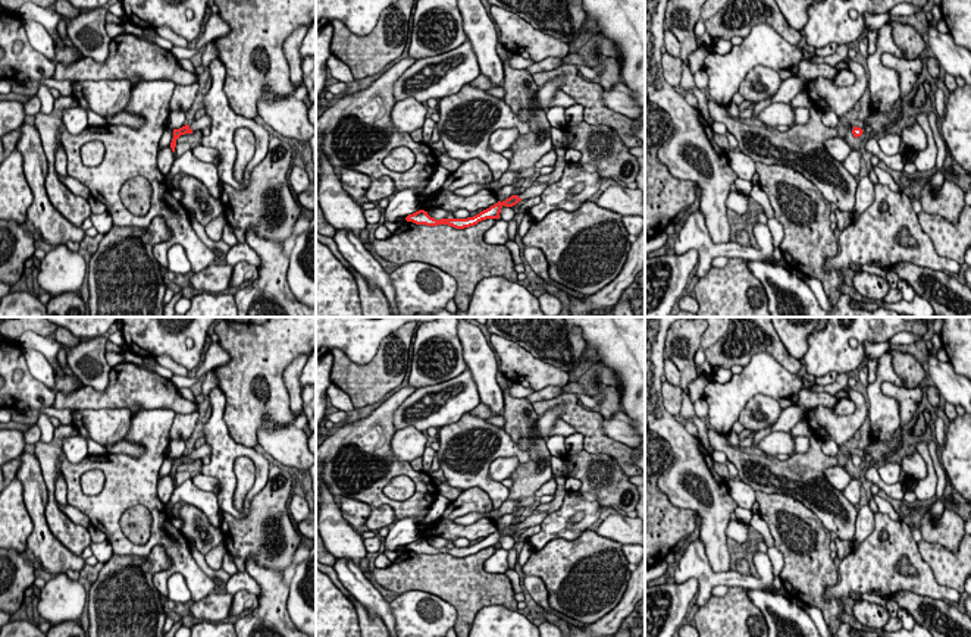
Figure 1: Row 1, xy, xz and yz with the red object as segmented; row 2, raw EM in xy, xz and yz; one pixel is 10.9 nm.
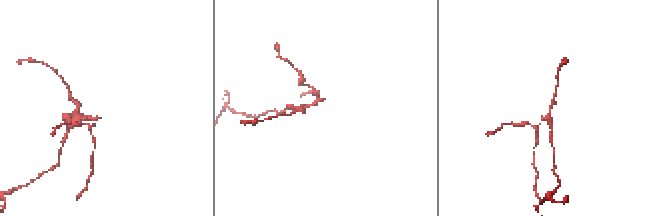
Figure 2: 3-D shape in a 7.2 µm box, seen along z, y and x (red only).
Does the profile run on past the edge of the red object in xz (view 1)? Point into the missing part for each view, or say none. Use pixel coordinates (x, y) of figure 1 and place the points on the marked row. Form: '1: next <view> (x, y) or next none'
1: next xz (536, 190)

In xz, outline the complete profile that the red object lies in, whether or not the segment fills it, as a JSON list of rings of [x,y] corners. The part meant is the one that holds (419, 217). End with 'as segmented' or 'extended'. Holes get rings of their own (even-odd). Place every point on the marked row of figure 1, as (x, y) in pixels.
[[[545,183],[532,185],[532,186],[526,188],[524,192],[520,192],[519,195],[511,195],[510,198],[507,198],[502,203],[498,201],[497,204],[491,205],[489,208],[480,211],[479,214],[476,214],[473,217],[467,217],[467,219],[441,219],[441,220],[436,220],[436,219],[430,217],[427,214],[427,211],[419,210],[413,214],[408,214],[405,217],[405,220],[413,222],[416,225],[426,225],[426,226],[448,225],[448,226],[452,226],[455,229],[464,229],[464,228],[474,226],[479,222],[486,220],[486,219],[499,219],[499,213],[501,213],[501,208],[504,205],[513,207],[521,200],[526,201],[526,200],[533,198],[533,197],[541,197],[541,194],[544,192],[545,188],[546,188]]] | extended

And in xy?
[[[203,116],[197,120],[194,120],[192,123],[189,125],[185,125],[179,129],[173,129],[173,138],[172,138],[172,142],[170,142],[170,148],[172,151],[175,153],[175,147],[176,147],[176,139],[181,136],[181,135],[185,135],[185,134],[192,134],[192,132],[197,132],[197,131],[203,131],[204,128],[212,128],[212,120],[209,116]]] | extended

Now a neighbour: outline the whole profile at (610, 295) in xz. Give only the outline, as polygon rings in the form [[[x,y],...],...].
[[[645,226],[636,236],[636,241],[629,244],[626,263],[618,276],[601,291],[589,295],[588,298],[579,298],[568,295],[568,313],[570,317],[589,317],[595,311],[602,311],[607,307],[614,307],[623,292],[630,288],[639,273],[645,269]]]

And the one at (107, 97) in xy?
[[[128,79],[81,81],[73,82],[72,95],[81,107],[85,106],[100,116],[113,116],[125,112],[132,88]]]

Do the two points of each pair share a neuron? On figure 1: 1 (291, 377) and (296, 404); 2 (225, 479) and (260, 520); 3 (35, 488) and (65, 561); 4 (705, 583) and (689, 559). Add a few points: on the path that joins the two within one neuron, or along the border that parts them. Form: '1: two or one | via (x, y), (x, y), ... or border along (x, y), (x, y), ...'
1: one | via (293, 383), (296, 398)
2: two | border along (266, 477), (243, 517), (224, 512)
3: one | via (35, 505), (40, 534), (47, 543)
4: one | via (705, 577), (695, 565)

